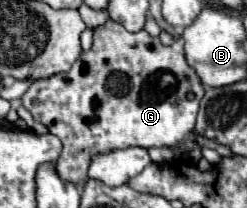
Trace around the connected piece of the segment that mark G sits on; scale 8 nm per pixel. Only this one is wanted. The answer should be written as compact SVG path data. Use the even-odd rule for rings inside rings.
M109 18L103 26L93 30L91 50L81 52L69 72L35 80L21 100L31 116L63 142L63 152L55 162L61 178L69 182L85 182L89 160L95 154L129 146L163 148L191 138L203 94L203 84L197 72L185 62L181 50L161 44L159 38L149 36L145 30L129 32L123 24Z

